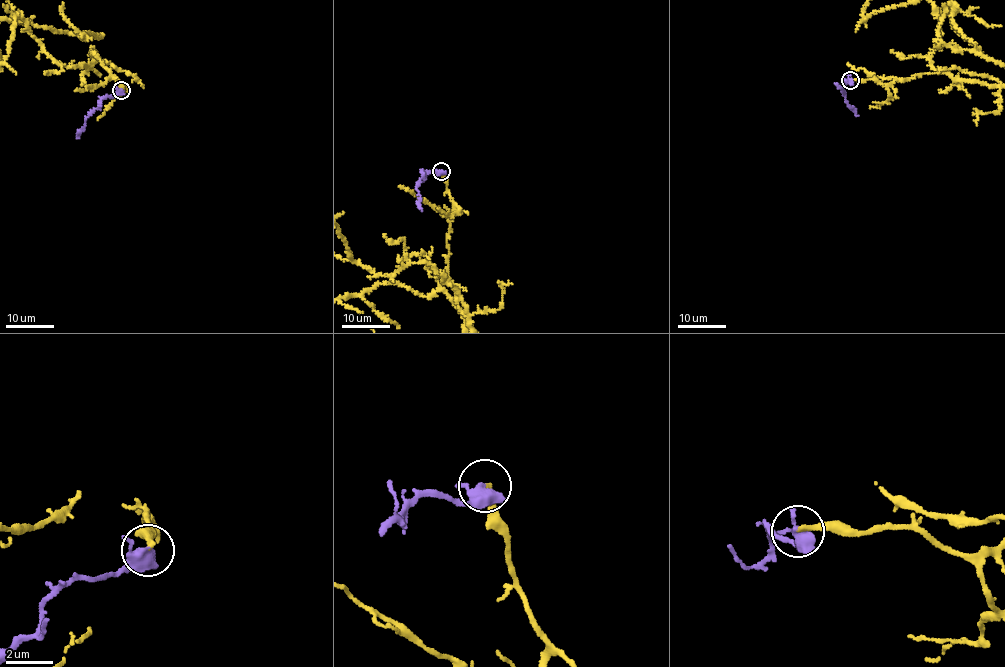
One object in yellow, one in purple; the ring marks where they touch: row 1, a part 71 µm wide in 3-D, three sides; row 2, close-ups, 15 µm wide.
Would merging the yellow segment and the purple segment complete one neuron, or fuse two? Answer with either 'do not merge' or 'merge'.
merge

